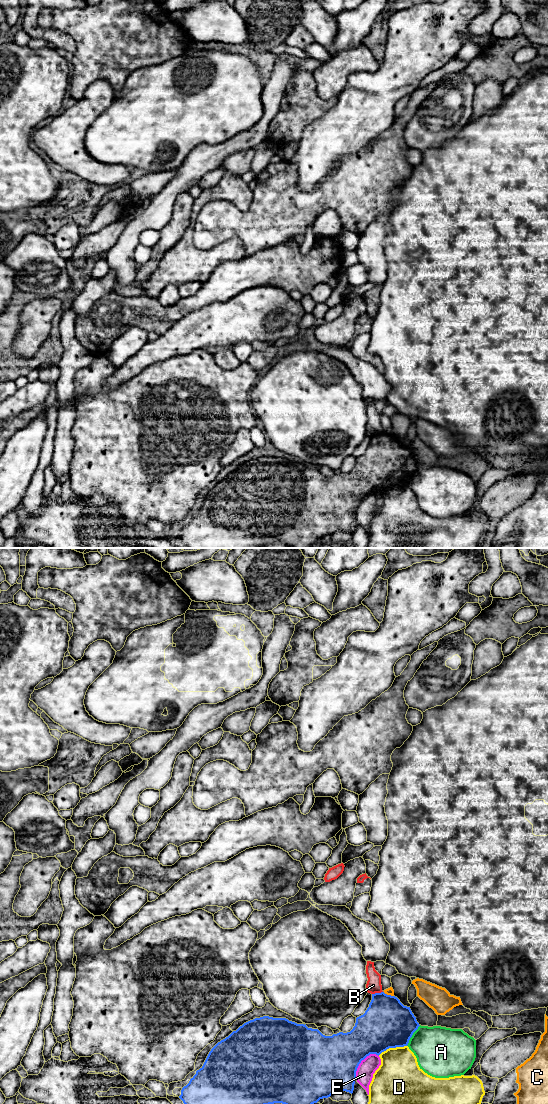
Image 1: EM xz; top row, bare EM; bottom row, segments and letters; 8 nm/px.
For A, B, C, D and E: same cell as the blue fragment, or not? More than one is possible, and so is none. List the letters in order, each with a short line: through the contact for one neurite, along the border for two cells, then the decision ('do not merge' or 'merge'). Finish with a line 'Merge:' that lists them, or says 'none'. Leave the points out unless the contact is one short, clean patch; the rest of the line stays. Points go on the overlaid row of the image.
A: do not merge
B: do not merge
C: do not merge
D: do not merge
E: do not merge
Merge: none

